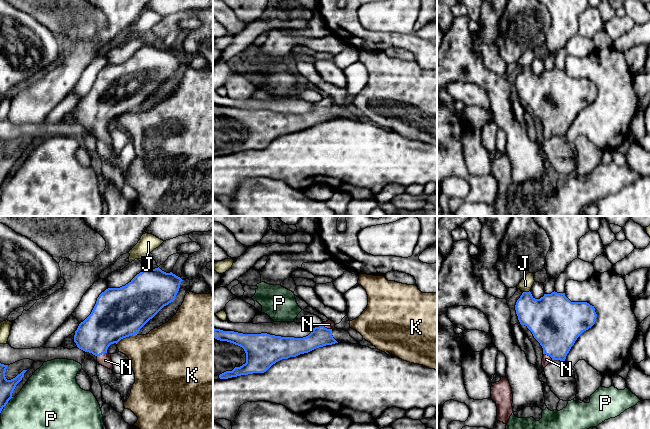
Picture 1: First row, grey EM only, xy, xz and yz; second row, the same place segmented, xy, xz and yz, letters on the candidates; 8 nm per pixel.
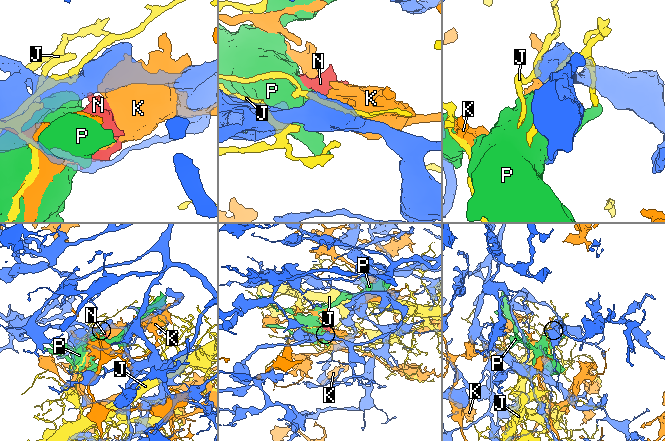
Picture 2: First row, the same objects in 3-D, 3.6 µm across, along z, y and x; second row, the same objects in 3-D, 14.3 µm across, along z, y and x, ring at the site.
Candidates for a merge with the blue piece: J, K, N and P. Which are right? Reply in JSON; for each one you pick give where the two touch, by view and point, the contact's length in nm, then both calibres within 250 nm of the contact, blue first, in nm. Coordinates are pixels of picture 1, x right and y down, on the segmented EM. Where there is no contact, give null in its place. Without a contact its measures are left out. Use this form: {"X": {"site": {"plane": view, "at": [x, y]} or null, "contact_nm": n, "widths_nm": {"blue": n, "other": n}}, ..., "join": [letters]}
{"N": {"site": {"plane": "xz", "at": [326, 328]}, "contact_nm": 100, "widths_nm": {"blue": 160, "other": 70}}, "join": ["N"]}

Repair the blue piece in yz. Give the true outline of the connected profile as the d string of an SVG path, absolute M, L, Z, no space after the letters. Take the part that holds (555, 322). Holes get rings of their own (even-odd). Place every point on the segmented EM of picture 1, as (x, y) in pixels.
M523 292L515 305L521 325L525 325L543 348L542 366L552 360L565 361L577 338L595 324L597 314L594 306L587 302L571 302L565 293L552 292L535 299L531 292Z

